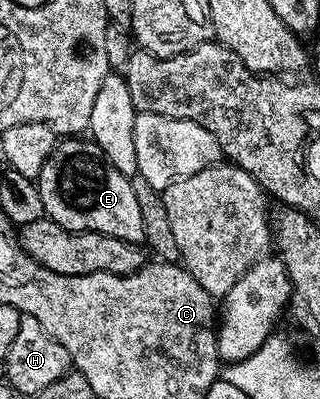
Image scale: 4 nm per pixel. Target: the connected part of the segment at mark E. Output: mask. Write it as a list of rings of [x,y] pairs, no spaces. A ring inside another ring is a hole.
[[[67,138],[56,143],[53,154],[49,154],[37,183],[44,213],[65,230],[100,232],[113,238],[121,238],[130,244],[144,243],[145,226],[141,226],[141,210],[137,206],[137,197],[133,195],[131,177],[121,174],[116,166],[111,165],[101,146],[95,144],[91,138]]]

